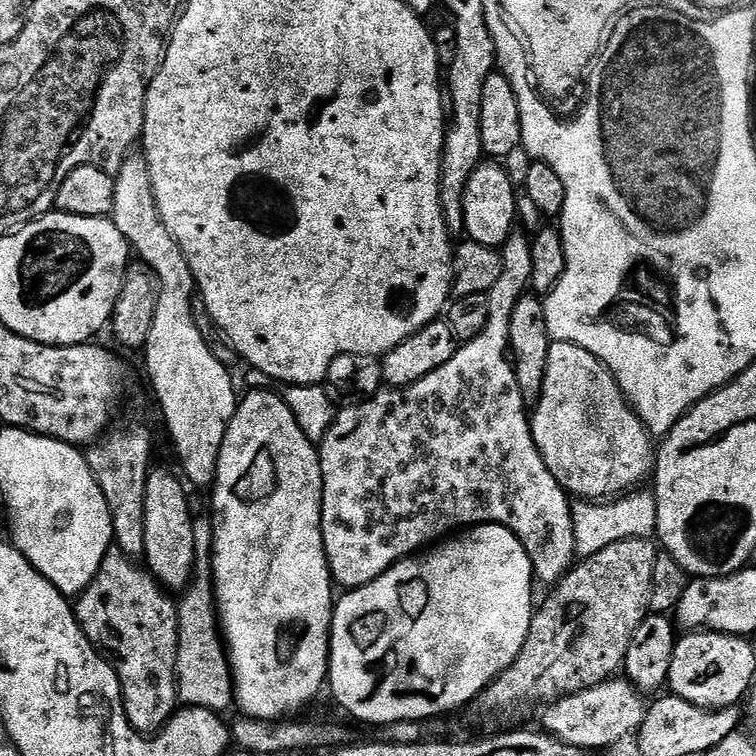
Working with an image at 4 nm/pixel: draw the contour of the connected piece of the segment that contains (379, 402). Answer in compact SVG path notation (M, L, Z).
M514 234L504 243L500 257L502 258L502 275L486 294L488 297L486 330L482 330L482 334L478 334L478 338L461 343L457 347L454 358L450 358L450 362L446 362L446 366L438 366L438 370L434 370L434 374L426 374L426 378L414 382L403 391L381 390L374 396L356 402L360 404L352 404L349 408L342 409L341 412L339 409L333 415L332 425L326 430L323 440L319 441L318 451L322 466L322 482L324 483L324 501L322 502L324 549L328 555L328 569L332 572L332 579L339 587L341 584L341 589L351 590L366 586L377 580L382 574L386 574L386 570L393 568L400 560L417 555L421 550L443 541L445 537L457 530L467 530L478 524L501 524L509 528L518 538L518 542L522 542L522 546L530 558L533 577L539 583L541 580L542 583L548 584L547 586L559 584L560 579L566 574L564 560L575 561L577 559L570 497L554 478L554 474L550 474L550 470L534 442L530 416L526 411L522 394L518 390L516 372L512 368L509 356L510 314L514 314L514 306L518 306L518 302L529 291L532 283L532 246L529 237L524 234Z

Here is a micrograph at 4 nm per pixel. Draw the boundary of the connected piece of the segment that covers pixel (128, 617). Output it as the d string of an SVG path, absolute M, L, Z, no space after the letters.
M113 546L109 548L106 558L102 558L102 566L98 566L98 574L92 579L90 586L86 586L86 590L75 597L74 611L76 614L76 621L79 622L80 629L86 634L89 644L102 653L104 660L116 672L116 677L120 683L120 695L124 698L124 712L128 716L128 721L130 722L132 729L141 734L155 734L159 732L178 711L178 697L176 694L176 659L178 658L179 614L177 612L177 601L173 599L165 589L157 584L156 579L152 577L151 572L145 570L131 557L125 556L123 550Z

